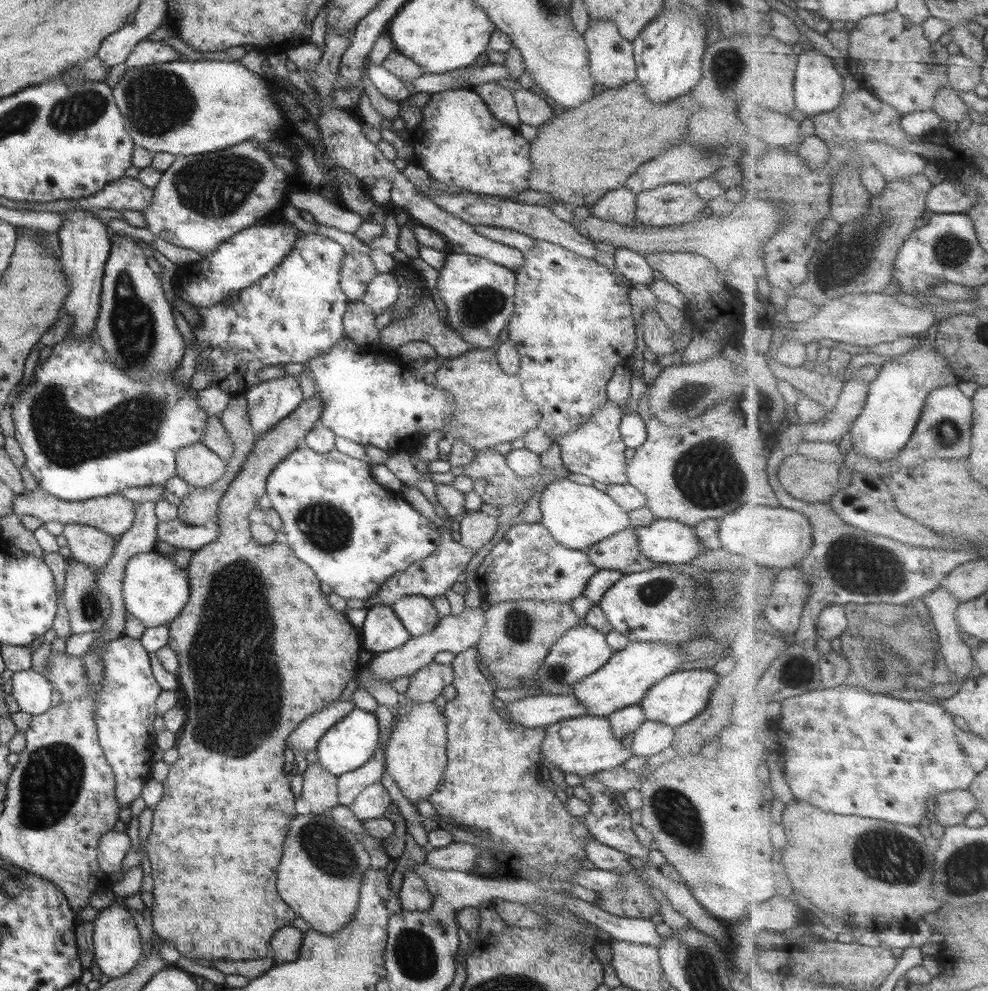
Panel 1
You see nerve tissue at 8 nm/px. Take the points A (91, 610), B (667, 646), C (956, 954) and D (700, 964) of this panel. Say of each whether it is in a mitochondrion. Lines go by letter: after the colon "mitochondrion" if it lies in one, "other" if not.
A: mitochondrion
B: other
C: other
D: mitochondrion

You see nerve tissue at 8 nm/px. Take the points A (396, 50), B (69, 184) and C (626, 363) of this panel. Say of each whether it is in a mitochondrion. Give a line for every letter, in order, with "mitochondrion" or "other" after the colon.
A: other
B: other
C: other

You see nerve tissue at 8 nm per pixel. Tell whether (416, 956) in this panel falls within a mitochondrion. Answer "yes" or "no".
yes

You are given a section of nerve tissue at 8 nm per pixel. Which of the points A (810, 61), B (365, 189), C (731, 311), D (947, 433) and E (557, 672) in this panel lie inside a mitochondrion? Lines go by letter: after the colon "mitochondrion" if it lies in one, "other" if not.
A: other
B: other
C: other
D: mitochondrion
E: mitochondrion

